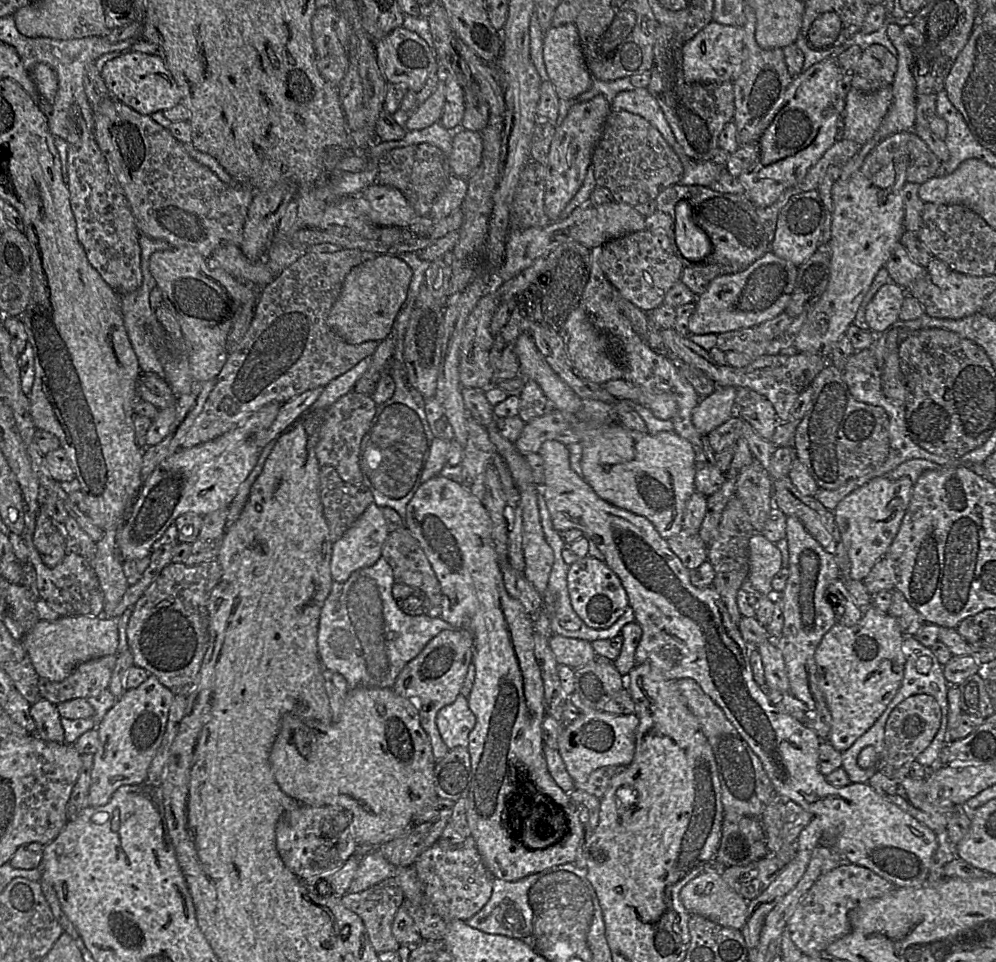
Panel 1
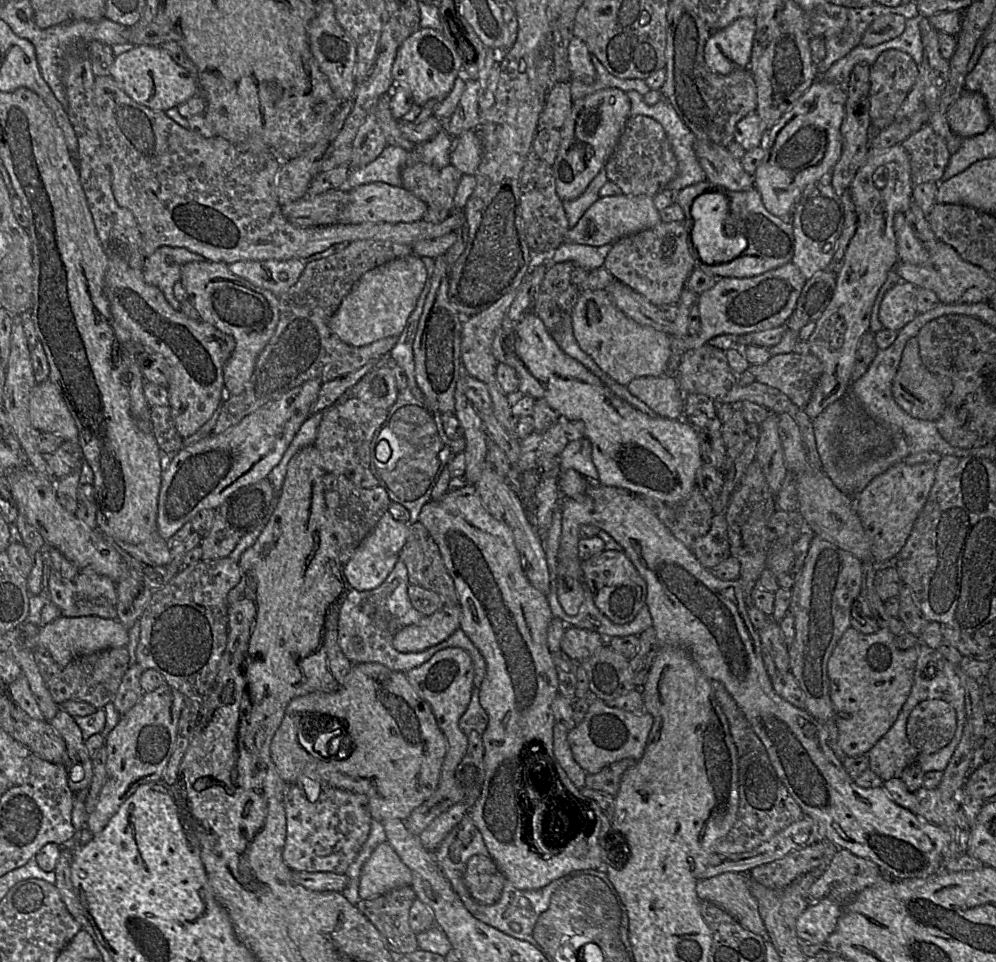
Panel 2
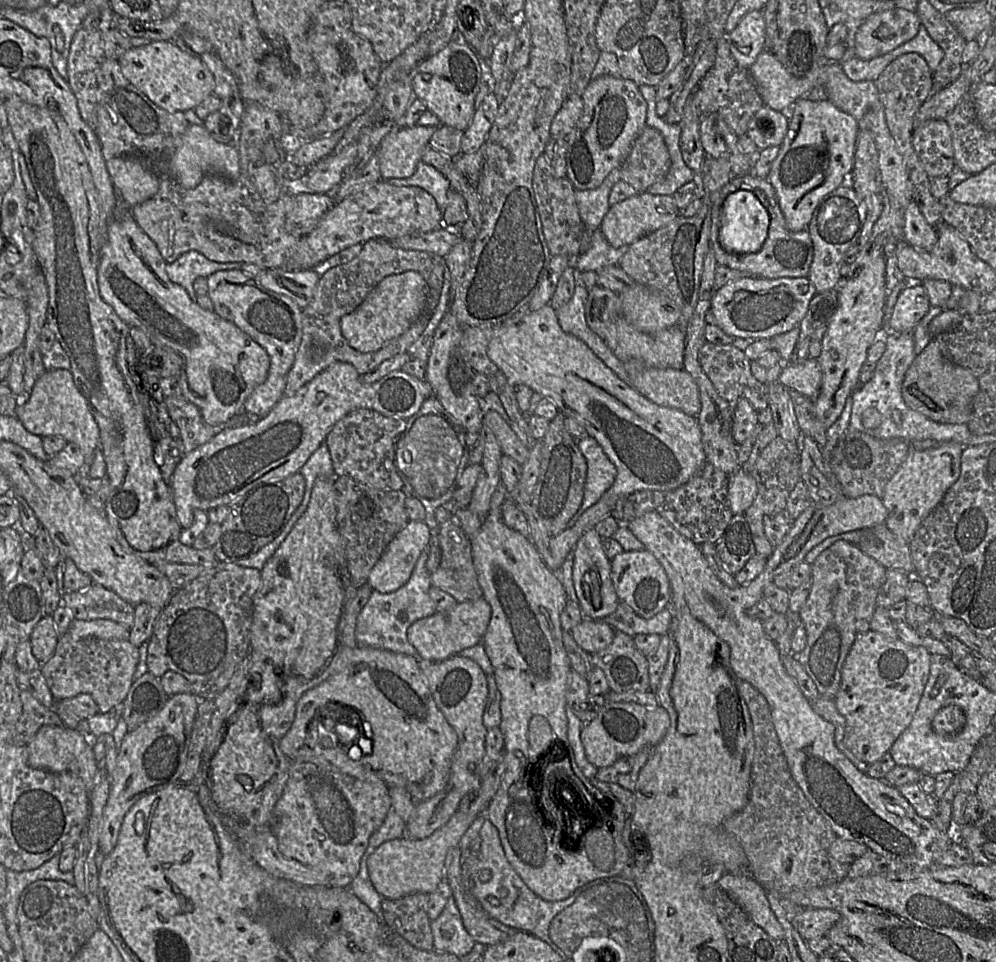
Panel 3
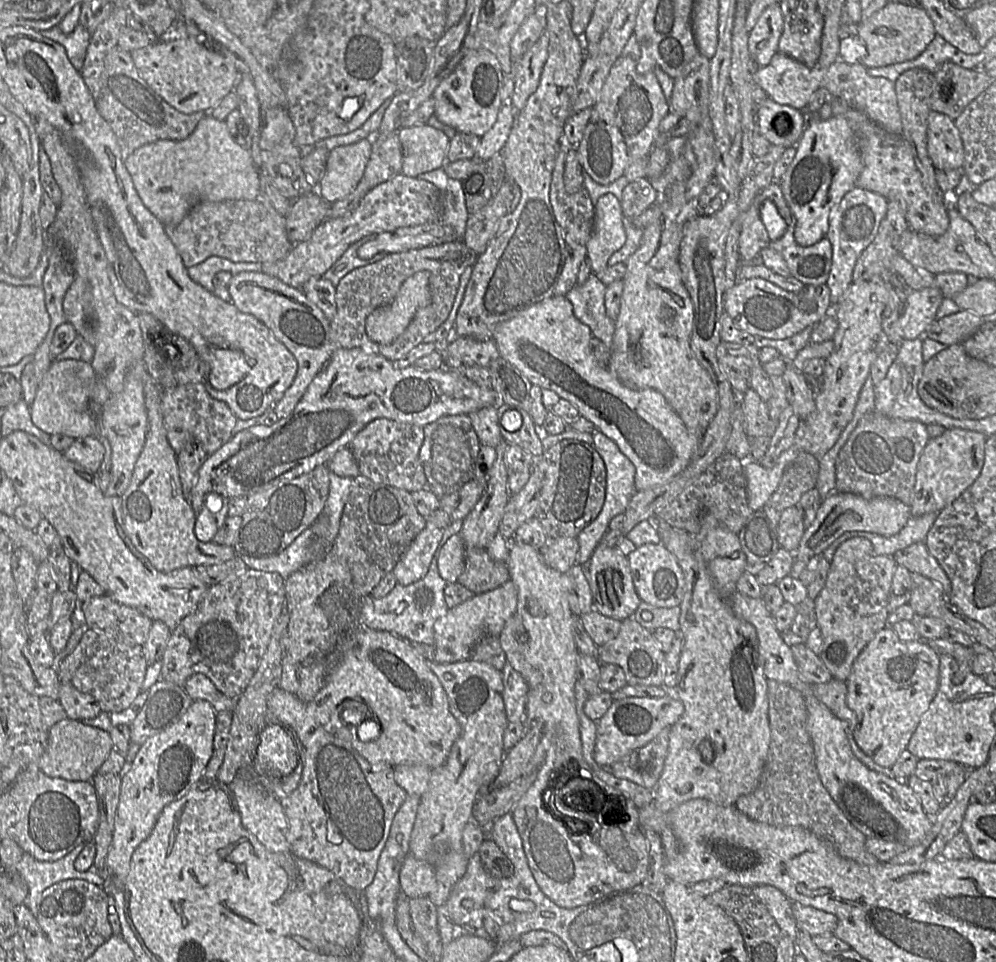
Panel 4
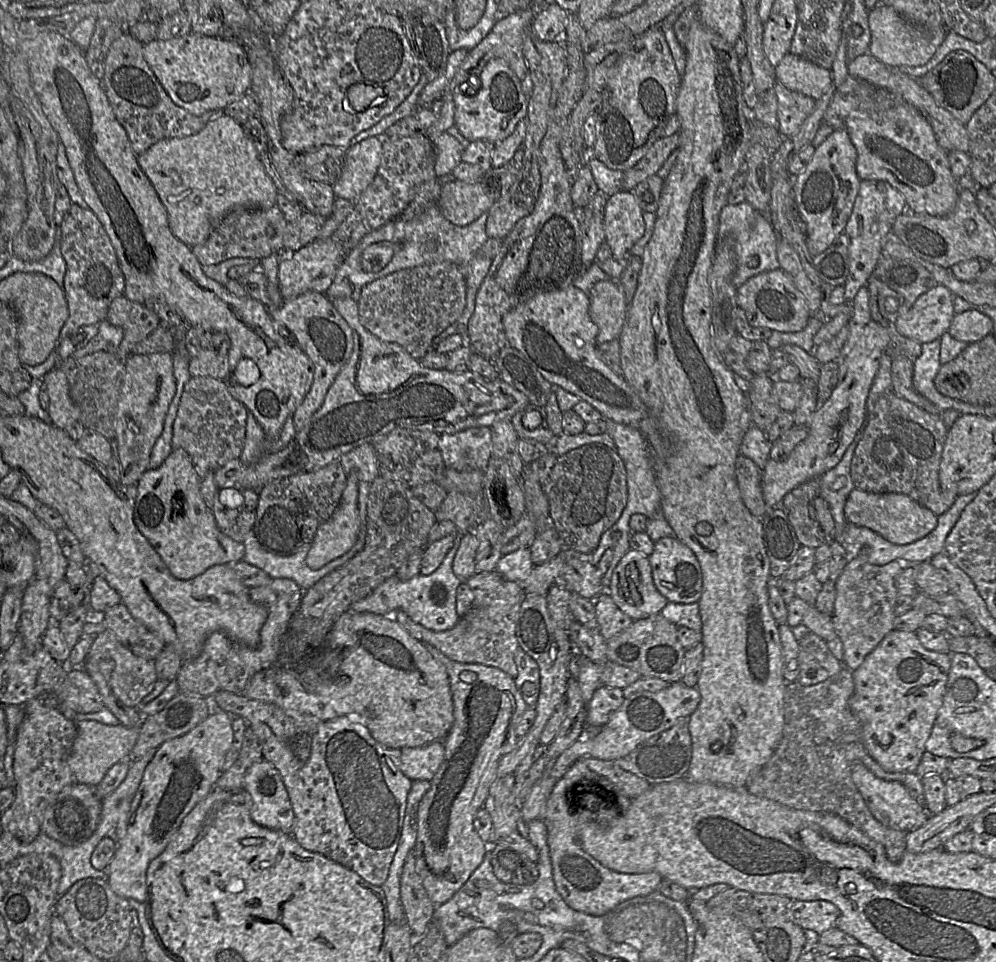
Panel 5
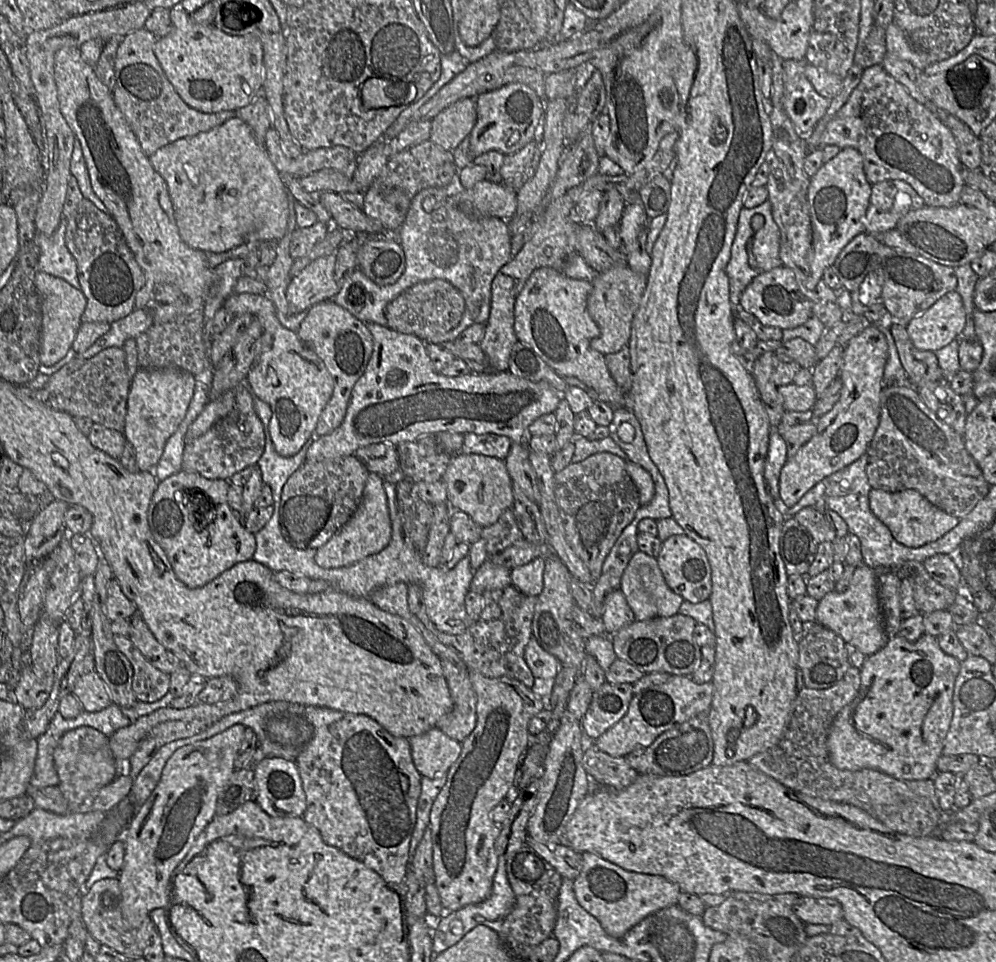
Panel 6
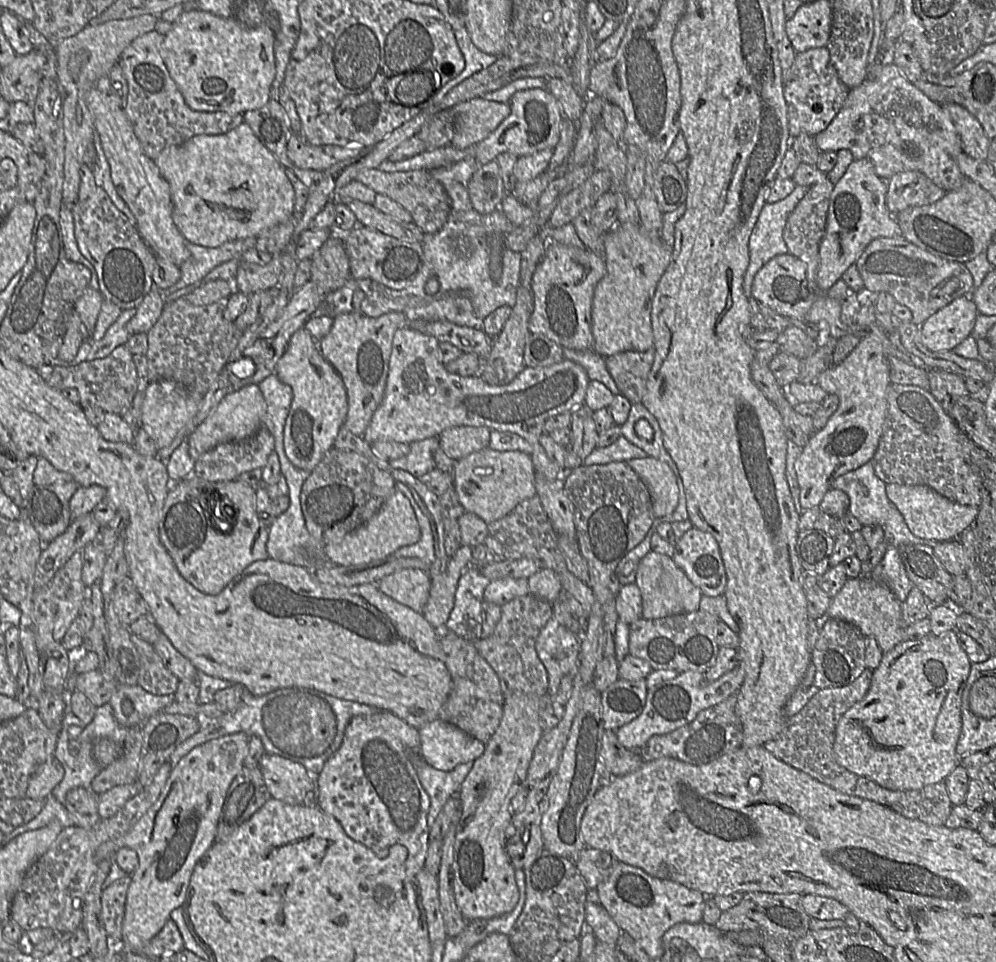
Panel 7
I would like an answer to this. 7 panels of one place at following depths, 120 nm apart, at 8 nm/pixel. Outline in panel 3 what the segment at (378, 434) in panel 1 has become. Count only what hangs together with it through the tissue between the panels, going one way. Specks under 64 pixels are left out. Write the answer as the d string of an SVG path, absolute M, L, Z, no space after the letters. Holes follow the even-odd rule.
M435 396L428 397L420 410L406 422L407 428L397 443L396 468L403 482L401 491L423 504L426 510L424 522L433 529L439 526L434 511L450 502L468 465L466 430L448 414Z

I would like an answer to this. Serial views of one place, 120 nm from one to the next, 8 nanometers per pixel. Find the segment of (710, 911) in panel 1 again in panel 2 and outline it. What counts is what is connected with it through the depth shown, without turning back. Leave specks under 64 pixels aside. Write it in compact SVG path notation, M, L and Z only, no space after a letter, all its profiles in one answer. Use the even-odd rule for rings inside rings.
M727 872L701 880L696 893L701 901L709 901L721 907L744 928L770 941L761 918L758 901L753 896L746 873Z

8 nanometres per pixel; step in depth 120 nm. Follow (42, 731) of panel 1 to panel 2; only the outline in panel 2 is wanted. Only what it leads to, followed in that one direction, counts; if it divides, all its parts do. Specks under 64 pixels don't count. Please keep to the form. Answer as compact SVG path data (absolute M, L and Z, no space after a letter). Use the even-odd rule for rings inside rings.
M60 709L55 717L48 721L64 739L70 758L76 764L75 770L85 770L85 788L89 788L93 777L92 758L85 746L85 740L80 727L73 717Z

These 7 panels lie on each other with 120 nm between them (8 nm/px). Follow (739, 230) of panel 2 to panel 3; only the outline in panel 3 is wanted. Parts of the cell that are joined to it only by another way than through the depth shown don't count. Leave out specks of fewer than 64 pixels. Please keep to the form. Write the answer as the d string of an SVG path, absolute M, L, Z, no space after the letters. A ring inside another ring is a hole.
M754 174L736 176L732 185L754 193L770 214L770 225L767 239L762 249L756 253L734 253L724 250L719 243L719 219L714 219L711 227L710 244L719 266L745 271L754 277L763 278L801 278L808 277L814 257L812 238L808 230L792 232L788 229L787 221L780 208L777 193L773 185L767 179L760 179Z

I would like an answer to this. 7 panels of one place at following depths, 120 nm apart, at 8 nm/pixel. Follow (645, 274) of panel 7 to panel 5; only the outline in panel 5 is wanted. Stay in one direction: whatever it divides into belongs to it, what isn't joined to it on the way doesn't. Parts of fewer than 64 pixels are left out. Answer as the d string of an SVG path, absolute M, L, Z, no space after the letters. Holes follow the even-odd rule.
M618 280L597 282L590 294L589 315L598 326L596 343L618 339L623 329L629 302Z

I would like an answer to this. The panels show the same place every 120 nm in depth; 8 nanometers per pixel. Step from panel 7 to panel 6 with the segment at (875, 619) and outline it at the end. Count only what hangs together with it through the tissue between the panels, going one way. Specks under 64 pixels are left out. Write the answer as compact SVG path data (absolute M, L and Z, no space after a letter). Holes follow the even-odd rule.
M865 564L857 566L850 585L844 592L833 590L819 600L815 622L832 630L841 636L848 645L853 645L866 656L879 651L889 638L884 629L876 571Z

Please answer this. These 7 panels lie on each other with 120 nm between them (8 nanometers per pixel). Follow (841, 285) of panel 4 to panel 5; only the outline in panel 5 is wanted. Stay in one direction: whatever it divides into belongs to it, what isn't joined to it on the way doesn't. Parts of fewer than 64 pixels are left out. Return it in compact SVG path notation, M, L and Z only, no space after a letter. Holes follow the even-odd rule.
M861 181L858 196L843 233L849 238L849 276L844 285L845 297L849 302L854 299L861 288L866 287L875 273L883 254L884 242L892 233L897 217L908 212L904 196L889 183Z

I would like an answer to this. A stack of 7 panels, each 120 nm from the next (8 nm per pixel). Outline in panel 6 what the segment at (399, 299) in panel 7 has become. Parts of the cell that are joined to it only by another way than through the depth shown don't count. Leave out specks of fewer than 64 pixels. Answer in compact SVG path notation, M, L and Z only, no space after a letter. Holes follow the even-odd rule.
M457 168L457 173L445 188L420 191L413 197L399 229L371 234L371 237L397 238L404 250L405 270L395 283L379 285L356 267L346 277L339 292L331 300L365 323L374 322L386 326L385 309L390 301L417 283L443 279L461 292L465 300L465 310L458 325L444 332L443 335L431 337L428 343L442 344L454 340L472 324L486 323L491 309L492 281L499 270L513 257L509 220L482 216L475 211L465 213L452 200L453 196L465 189L460 181ZM426 197L435 197L435 205L430 212L425 211L422 205ZM355 294L364 299L354 306Z

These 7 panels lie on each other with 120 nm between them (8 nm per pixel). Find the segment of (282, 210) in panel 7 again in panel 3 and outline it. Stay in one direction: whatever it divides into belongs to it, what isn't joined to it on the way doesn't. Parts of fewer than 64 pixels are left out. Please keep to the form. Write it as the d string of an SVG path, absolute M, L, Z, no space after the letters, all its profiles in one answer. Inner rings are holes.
M189 124L178 140L178 146L171 157L123 155L107 161L107 168L115 189L129 207L134 207L154 197L164 178L172 178L182 187L193 189L209 174L220 175L229 180L235 180L241 174L237 147L234 144L226 144L214 139L203 124Z

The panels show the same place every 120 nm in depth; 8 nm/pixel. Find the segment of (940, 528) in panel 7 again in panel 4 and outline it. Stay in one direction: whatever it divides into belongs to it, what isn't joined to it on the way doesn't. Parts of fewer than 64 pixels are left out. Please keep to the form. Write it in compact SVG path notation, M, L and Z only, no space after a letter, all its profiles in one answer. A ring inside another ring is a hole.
M834 493L823 499L814 521L806 528L799 547L794 553L795 559L811 559L821 554L837 538L851 531L866 531L882 536L893 536L907 525L912 518L910 506L899 499L890 497L865 498L852 493Z

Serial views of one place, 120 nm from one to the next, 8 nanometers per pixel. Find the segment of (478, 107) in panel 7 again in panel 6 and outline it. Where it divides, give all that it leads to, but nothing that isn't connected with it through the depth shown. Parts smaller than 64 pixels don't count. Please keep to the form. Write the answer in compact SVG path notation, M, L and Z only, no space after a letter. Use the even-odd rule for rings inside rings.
M474 98L460 99L431 121L430 139L446 150L454 150L466 137L476 123L476 102Z

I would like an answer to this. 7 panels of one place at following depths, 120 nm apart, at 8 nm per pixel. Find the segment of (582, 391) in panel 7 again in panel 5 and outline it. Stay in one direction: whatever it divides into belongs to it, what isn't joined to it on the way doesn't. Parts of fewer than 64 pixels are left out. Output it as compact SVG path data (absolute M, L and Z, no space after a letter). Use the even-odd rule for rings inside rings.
M331 298L331 301L336 310L359 335L349 362L336 376L321 407L296 432L289 444L280 449L272 449L275 439L267 439L271 447L258 461L245 463L239 457L215 470L213 479L219 490L236 488L241 491L246 489L259 491L274 481L299 473L319 470L328 464L338 462L344 454L361 445L371 444L375 439L395 429L449 434L474 427L490 428L495 422L511 421L515 414L530 405L525 394L500 378L490 381L468 370L455 373L446 369L435 370L424 367L420 360L413 358L402 346L383 341L368 331L360 322L358 305L352 298ZM229 470L240 471L234 476L228 476Z

